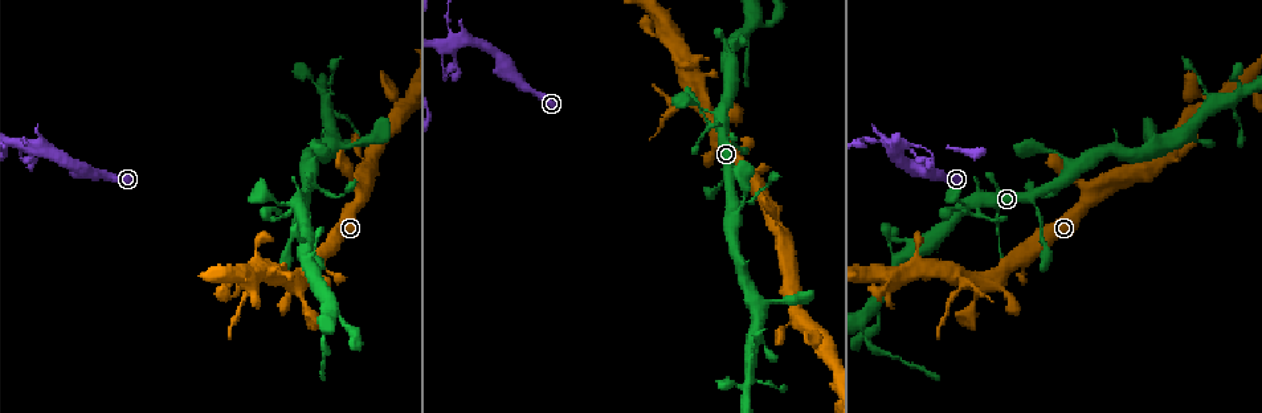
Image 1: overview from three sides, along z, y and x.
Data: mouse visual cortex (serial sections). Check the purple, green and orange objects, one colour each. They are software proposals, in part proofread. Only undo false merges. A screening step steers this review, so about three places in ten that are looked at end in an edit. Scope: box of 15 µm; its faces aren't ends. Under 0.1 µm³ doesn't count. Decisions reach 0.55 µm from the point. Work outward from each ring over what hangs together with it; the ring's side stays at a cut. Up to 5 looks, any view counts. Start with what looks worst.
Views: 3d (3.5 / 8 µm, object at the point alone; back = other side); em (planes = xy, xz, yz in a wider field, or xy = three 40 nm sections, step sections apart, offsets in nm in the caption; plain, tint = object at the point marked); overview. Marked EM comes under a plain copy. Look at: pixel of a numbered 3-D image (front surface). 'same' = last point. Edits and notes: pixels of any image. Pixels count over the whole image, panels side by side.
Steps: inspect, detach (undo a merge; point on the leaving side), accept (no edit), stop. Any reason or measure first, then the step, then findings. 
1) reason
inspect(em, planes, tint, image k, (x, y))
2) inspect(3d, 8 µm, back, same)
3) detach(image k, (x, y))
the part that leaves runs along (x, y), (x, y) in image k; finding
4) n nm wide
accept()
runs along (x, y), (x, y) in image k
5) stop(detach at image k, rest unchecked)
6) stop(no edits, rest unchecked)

thin neck
inspect(3d, 3.5 µm, back, image 1, (959, 203))

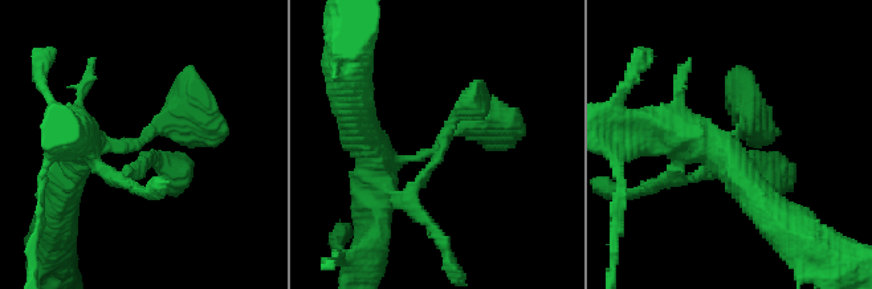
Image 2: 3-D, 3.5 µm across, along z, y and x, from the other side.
inspect(em, planes, tint, image 2, (441, 144))

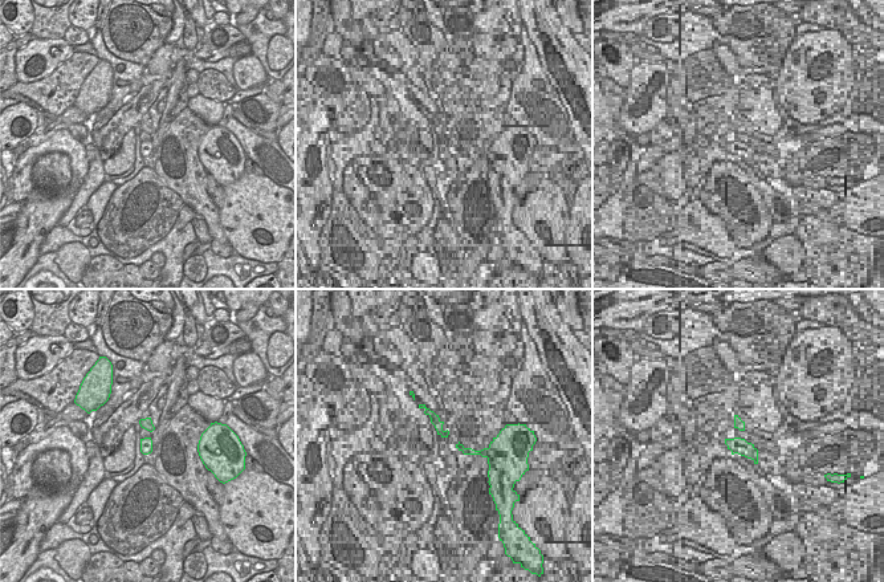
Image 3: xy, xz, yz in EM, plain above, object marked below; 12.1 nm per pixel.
another direction
inspect(em, xy, step 5, tint, same)

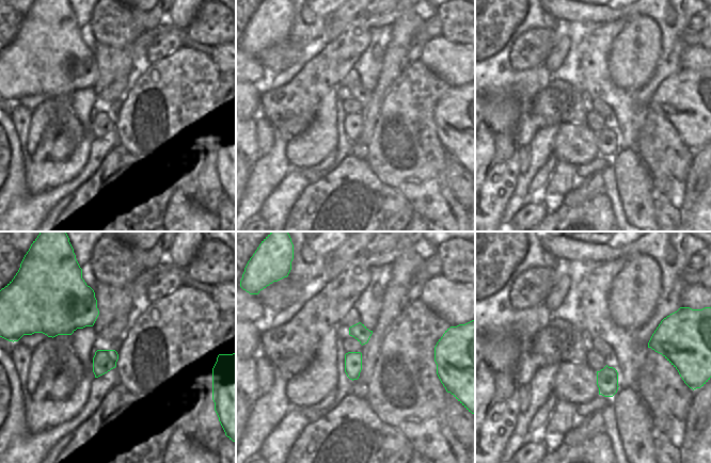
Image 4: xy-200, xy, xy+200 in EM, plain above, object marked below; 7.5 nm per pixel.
accept()
runs along (377, 179), (465, 125), (518, 129) in image 2; one cell here

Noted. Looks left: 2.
small branch off a trunk
inspect(3d, 3.5 µm, image 1, (960, 275))

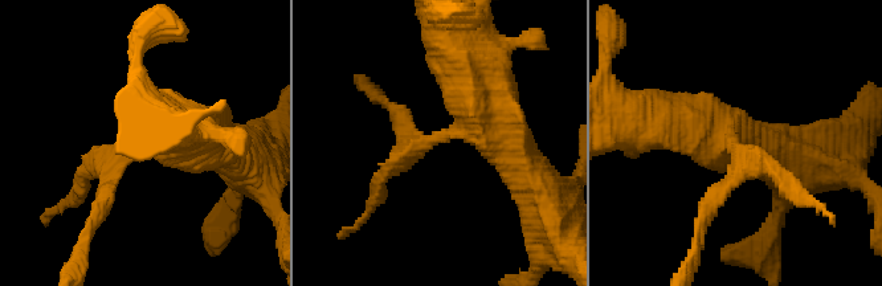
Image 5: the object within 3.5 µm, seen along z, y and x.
3 arms; arms of 250, 600, 600 nm; now the EM
inspect(em, planes, tint, image 5, (727, 143))

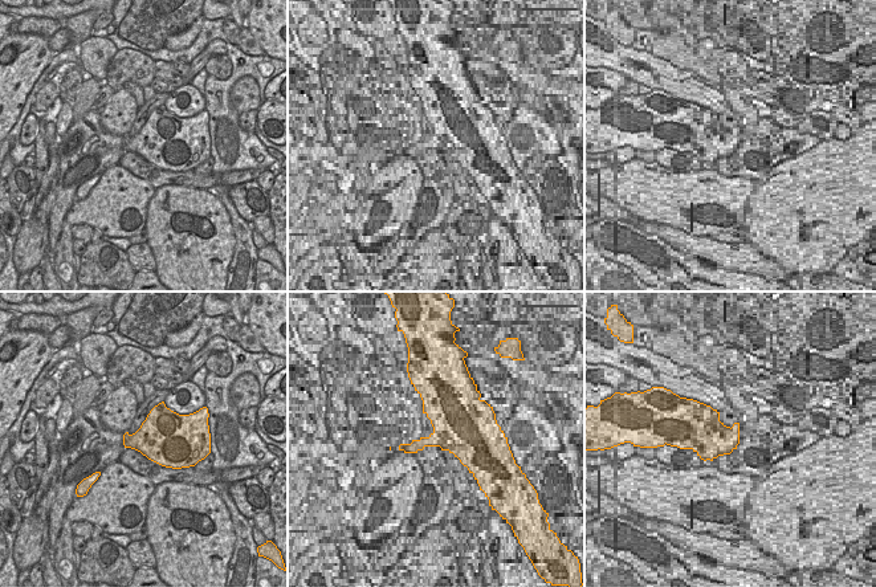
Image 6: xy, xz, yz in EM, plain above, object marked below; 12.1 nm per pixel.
detach(image 5, (107, 163))
the part that leaves runs along (442, 137), (407, 147), (386, 103) in image 5; two cells meet here

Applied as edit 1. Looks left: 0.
stop(detach at image 5, rest unchecked)

